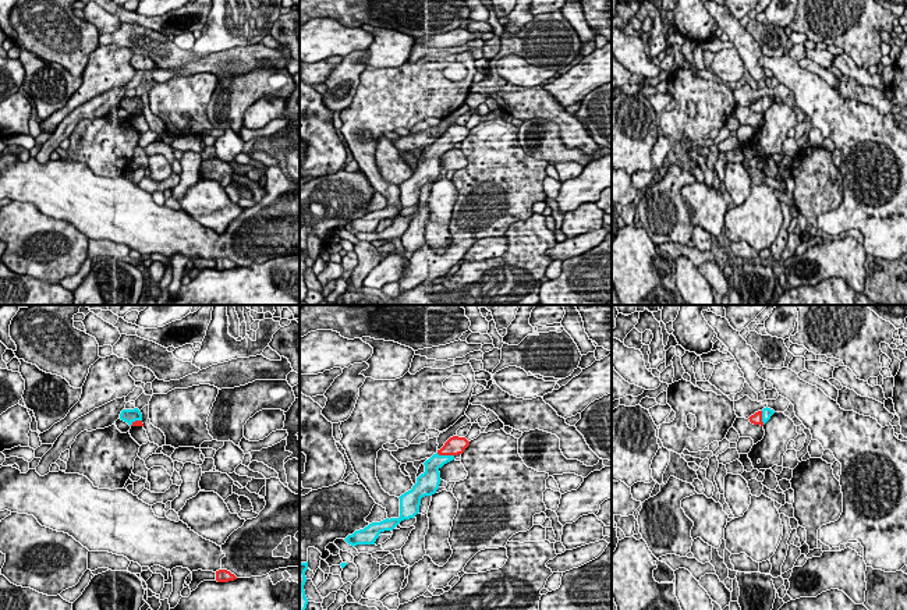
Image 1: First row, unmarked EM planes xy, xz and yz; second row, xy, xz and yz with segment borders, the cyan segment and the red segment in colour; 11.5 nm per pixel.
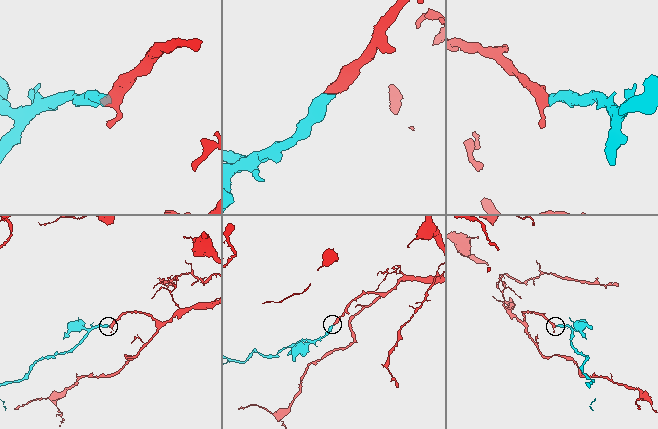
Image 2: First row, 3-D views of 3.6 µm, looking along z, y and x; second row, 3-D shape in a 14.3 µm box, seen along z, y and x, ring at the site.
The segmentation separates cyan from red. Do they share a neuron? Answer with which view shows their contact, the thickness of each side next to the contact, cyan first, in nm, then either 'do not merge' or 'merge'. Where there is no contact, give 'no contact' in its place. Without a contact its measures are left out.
xz | 170/220 nm | merge

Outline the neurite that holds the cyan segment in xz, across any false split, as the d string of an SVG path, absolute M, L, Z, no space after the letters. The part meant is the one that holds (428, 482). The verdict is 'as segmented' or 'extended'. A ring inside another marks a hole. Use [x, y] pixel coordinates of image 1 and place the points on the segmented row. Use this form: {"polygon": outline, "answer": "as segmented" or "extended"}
{"polygon": "M450 437L436 454L424 462L425 472L417 478L417 483L412 489L398 497L398 518L386 518L380 522L372 522L364 529L348 535L344 540L354 547L357 545L375 545L382 532L393 531L401 521L414 518L419 513L421 499L435 494L439 489L442 480L439 469L453 461L456 455L463 454L468 446L470 441L465 437Z", "answer": "extended"}

